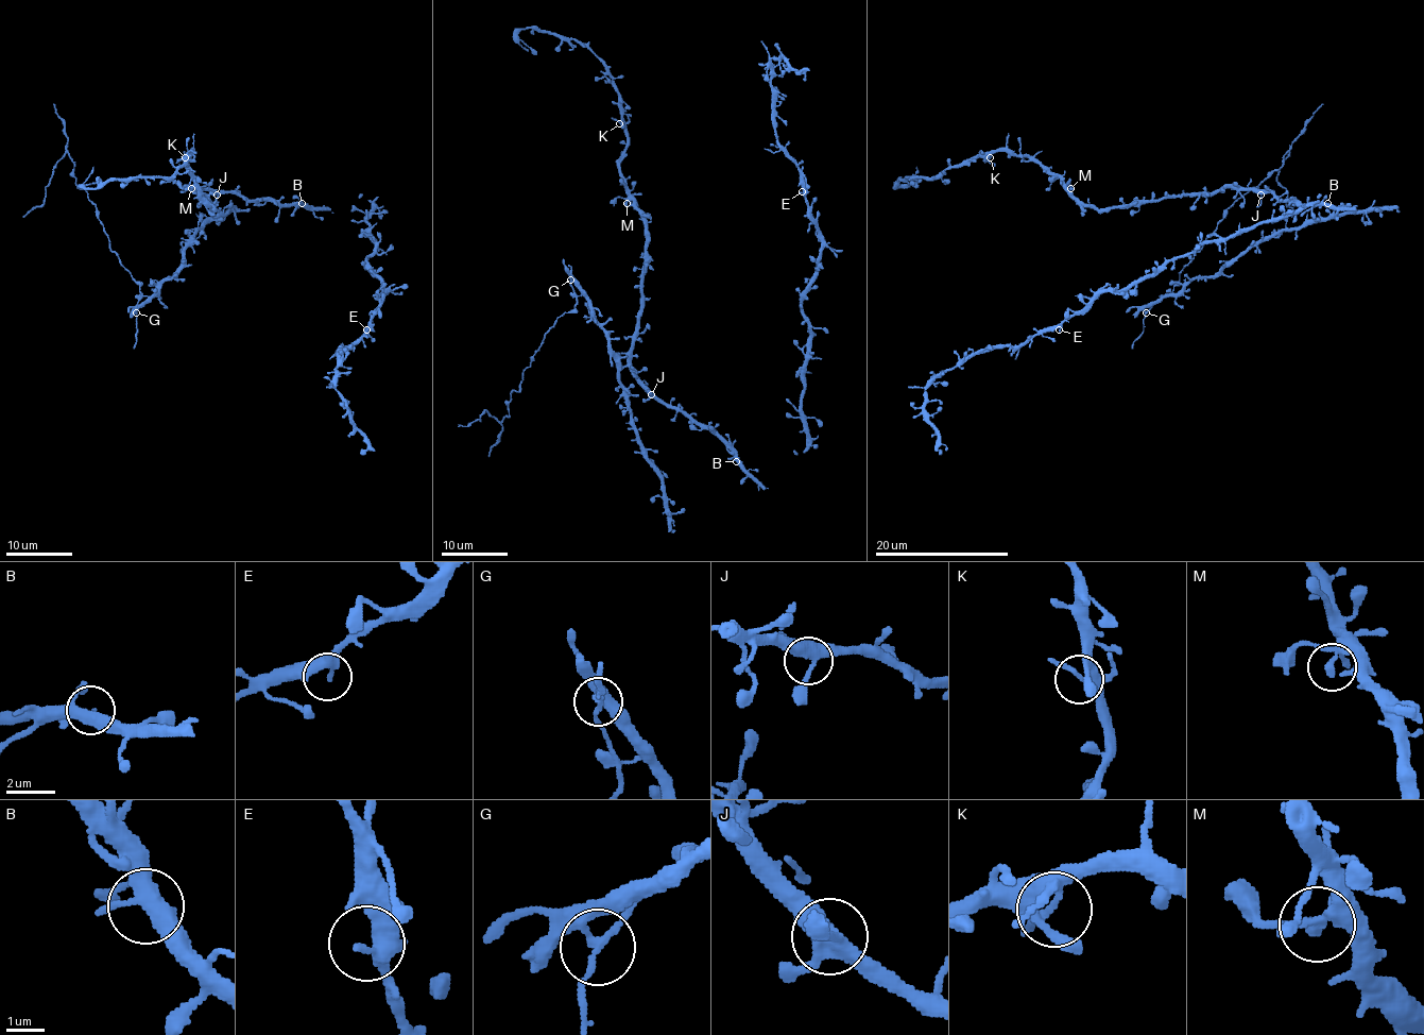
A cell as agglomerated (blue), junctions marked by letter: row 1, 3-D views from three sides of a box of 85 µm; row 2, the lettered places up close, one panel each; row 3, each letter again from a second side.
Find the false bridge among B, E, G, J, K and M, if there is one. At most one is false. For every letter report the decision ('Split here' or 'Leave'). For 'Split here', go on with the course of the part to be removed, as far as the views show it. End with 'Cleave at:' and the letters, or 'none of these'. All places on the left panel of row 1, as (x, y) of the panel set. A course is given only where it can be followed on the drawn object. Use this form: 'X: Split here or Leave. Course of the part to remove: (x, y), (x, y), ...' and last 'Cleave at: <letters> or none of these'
B: Leave
E: Leave
G: Split here. Course of the part to remove: (136, 314), (139, 285), (112, 250), (96, 206), (78, 186), (68, 153), (53, 169), (43, 203), (22, 217)
J: Leave
K: Leave
M: Leave
Cleave at: G

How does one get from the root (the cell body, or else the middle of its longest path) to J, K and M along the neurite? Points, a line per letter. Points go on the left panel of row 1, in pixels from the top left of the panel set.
J: (303, 206), (278, 205), (273, 200), (249, 200), (235, 193), (217, 194)
K: (303, 206), (194, 188), (209, 201), (211, 209), (185, 163), (191, 151), (185, 157)
M: (303, 206), (194, 188), (209, 201), (211, 209), (202, 194), (191, 188)

